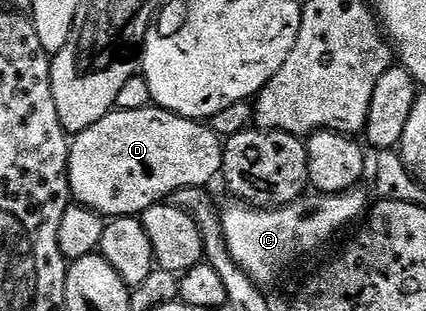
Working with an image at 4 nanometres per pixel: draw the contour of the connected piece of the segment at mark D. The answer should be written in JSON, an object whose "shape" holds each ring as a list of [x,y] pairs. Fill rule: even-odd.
{"shape":[[[149,106],[142,110],[126,110],[125,112],[113,110],[106,114],[106,118],[94,122],[94,126],[75,133],[74,139],[71,141],[68,149],[68,191],[71,199],[75,201],[79,207],[88,208],[101,218],[115,218],[117,216],[139,217],[150,206],[165,203],[168,196],[174,194],[175,191],[182,190],[183,188],[204,188],[210,185],[208,183],[210,183],[212,179],[217,179],[217,177],[220,176],[220,167],[222,166],[223,157],[224,146],[221,138],[216,136],[215,133],[203,123],[186,120],[182,116],[175,116],[175,114],[168,112],[165,108],[157,108],[155,106]]]}

